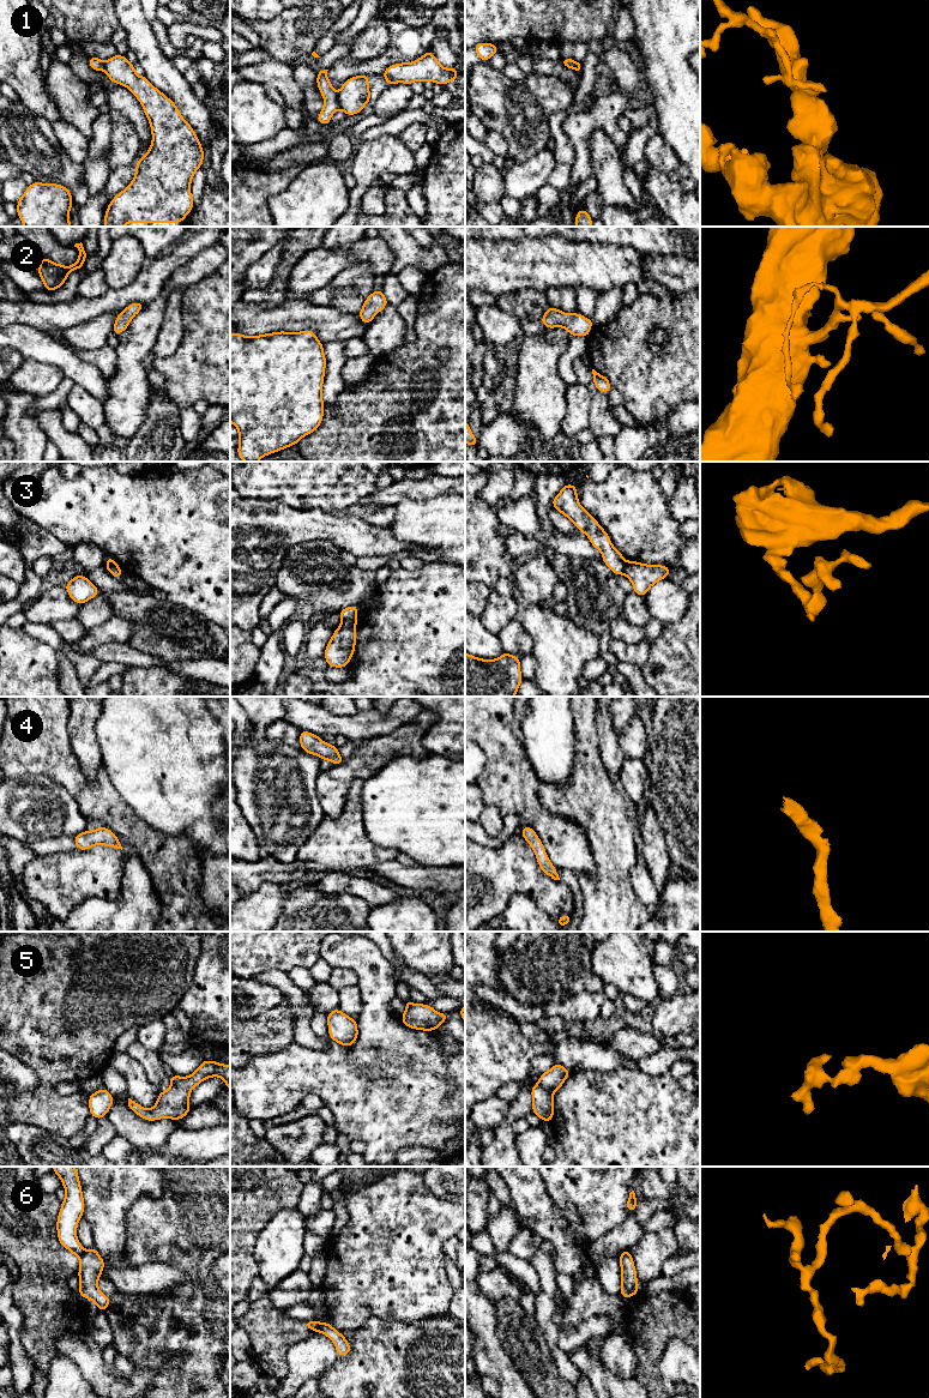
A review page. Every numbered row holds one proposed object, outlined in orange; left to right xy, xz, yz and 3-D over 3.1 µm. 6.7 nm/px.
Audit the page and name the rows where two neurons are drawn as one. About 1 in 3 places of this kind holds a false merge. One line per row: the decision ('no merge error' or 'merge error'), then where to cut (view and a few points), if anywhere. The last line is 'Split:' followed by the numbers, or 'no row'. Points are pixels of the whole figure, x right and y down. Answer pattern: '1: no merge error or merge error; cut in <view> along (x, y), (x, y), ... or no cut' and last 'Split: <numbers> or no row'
1: merge error; cut in xz along (337, 94), (341, 108)
2: no merge error; no cut
3: merge error; cut in xz along (356, 618), (343, 621)
4: no merge error; no cut
5: merge error; cut in xy along (172, 1084), (188, 1091)
6: merge error; cut in xz along (319, 1323), (317, 1331)
Split: 1, 3, 5, 6

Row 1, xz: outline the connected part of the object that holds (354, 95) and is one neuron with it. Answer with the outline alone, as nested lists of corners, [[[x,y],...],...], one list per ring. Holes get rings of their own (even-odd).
[[[358,74],[343,83],[338,92],[338,102],[348,116],[363,112],[372,100],[368,78],[368,74]]]

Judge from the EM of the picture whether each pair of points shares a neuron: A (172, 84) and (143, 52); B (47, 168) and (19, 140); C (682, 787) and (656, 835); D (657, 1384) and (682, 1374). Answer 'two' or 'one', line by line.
A: one
B: one
C: two
D: two

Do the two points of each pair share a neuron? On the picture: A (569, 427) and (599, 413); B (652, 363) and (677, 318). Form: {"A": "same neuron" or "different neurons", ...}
{"A": "different neurons", "B": "same neuron"}

